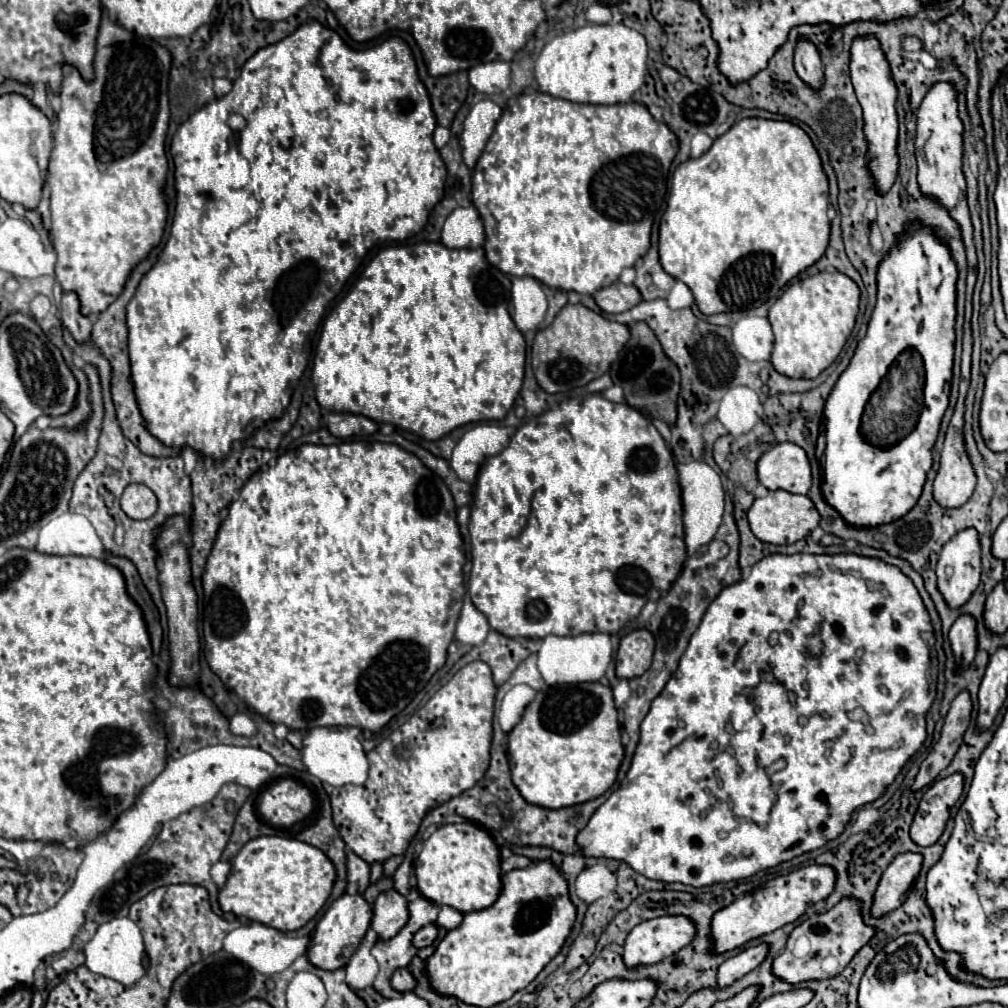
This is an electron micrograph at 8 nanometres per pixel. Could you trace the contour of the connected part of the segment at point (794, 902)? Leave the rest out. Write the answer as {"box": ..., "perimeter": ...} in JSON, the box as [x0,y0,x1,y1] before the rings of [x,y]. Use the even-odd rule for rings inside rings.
{"box":[711,866,835,954],"perimeter":[[[807,866],[799,868],[787,876],[773,878],[765,882],[759,890],[749,892],[737,900],[733,900],[729,906],[717,910],[711,918],[711,942],[713,954],[725,954],[735,948],[741,948],[743,944],[761,938],[769,932],[775,932],[777,928],[795,922],[799,916],[803,916],[813,904],[823,902],[835,886],[835,872],[829,866]]]}

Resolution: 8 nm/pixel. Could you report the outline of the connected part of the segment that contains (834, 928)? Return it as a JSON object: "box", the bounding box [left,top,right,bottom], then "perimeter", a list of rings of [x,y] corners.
{"box":[771,898,873,986],"perimeter":[[[845,898],[831,910],[823,914],[811,914],[807,920],[795,926],[787,938],[785,950],[779,956],[775,956],[771,964],[771,972],[775,974],[775,978],[791,986],[809,980],[833,978],[851,962],[857,950],[871,940],[871,936],[873,936],[873,928],[863,924],[859,902]]]}

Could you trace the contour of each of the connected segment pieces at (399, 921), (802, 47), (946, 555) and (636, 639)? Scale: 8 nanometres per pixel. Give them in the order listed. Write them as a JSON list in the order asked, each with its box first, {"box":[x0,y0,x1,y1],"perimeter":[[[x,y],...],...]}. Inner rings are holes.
[{"box":[371,890,407,940],"perimeter":[[[395,890],[381,892],[373,902],[371,928],[377,932],[381,940],[393,938],[405,926],[407,918],[407,900]]]},{"box":[795,42,823,90],"perimeter":[[[811,42],[797,44],[795,70],[797,70],[797,76],[813,90],[819,90],[819,86],[823,86],[823,64],[821,64],[817,48]]]},{"box":[935,528,981,610],"perimeter":[[[973,528],[959,532],[943,546],[935,572],[937,572],[937,588],[943,600],[947,602],[947,606],[955,610],[967,604],[967,600],[979,586],[979,574],[981,574],[981,548],[977,540],[977,532]]]},{"box":[615,630,655,680],"perimeter":[[[635,630],[623,636],[615,656],[617,678],[631,680],[645,674],[651,666],[653,648],[655,648],[655,640],[649,630]]]}]

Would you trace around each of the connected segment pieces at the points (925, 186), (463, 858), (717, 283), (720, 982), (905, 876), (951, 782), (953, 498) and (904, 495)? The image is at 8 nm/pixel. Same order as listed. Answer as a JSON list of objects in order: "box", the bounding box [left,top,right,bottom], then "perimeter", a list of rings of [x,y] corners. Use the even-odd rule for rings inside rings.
[{"box":[915,84,977,286],"perimeter":[[[935,84],[921,102],[921,108],[917,114],[917,140],[915,140],[915,156],[917,156],[917,166],[919,166],[917,182],[919,182],[919,190],[923,190],[923,196],[933,198],[961,226],[961,238],[963,238],[967,264],[969,264],[967,286],[973,286],[975,276],[977,276],[977,256],[975,256],[975,246],[973,246],[973,226],[971,226],[969,208],[965,200],[965,178],[961,172],[963,124],[957,118],[955,96],[957,94],[949,84]]]},{"box":[413,822,501,914],"perimeter":[[[471,822],[439,826],[423,844],[413,874],[417,880],[415,888],[421,896],[463,914],[491,906],[501,890],[501,858],[497,844],[483,828],[479,830]]]},{"box":[659,118,829,316],"perimeter":[[[743,118],[735,126],[731,126],[721,138],[713,142],[713,146],[701,156],[701,158],[689,158],[687,162],[679,164],[673,172],[673,186],[671,196],[667,202],[667,210],[659,224],[659,260],[663,270],[671,274],[675,280],[681,280],[689,286],[693,292],[695,304],[699,310],[707,316],[721,314],[721,312],[743,312],[757,308],[765,304],[771,298],[777,298],[779,290],[795,278],[799,272],[813,266],[823,254],[829,244],[829,218],[827,218],[827,206],[829,206],[829,184],[827,176],[821,168],[821,158],[817,150],[813,148],[809,136],[795,124],[785,120],[763,120],[763,118]]]},{"box":[717,944,767,988],"perimeter":[[[759,944],[759,946],[751,946],[741,950],[737,956],[727,958],[717,972],[717,986],[719,988],[727,988],[731,986],[735,980],[743,978],[745,974],[749,974],[751,970],[755,970],[763,958],[767,954],[767,944]]]},{"box":[871,854,921,918],"perimeter":[[[899,854],[883,872],[879,886],[873,896],[871,914],[881,918],[893,910],[897,910],[905,900],[907,894],[921,870],[921,854]]]},{"box":[911,774,963,846],"perimeter":[[[951,774],[929,786],[923,794],[917,814],[911,824],[911,840],[919,846],[933,846],[945,830],[951,806],[959,800],[963,792],[963,776]]]},{"box":[933,356,975,508],"perimeter":[[[963,356],[961,358],[961,382],[959,382],[959,398],[957,398],[957,406],[953,410],[953,418],[951,418],[951,424],[947,428],[947,436],[945,436],[945,446],[941,450],[941,462],[939,462],[939,470],[937,470],[937,476],[935,476],[935,482],[933,482],[933,498],[935,502],[939,502],[939,506],[943,508],[959,508],[963,506],[963,502],[967,502],[975,490],[975,472],[971,468],[971,462],[965,454],[965,448],[963,448],[963,434],[961,434],[961,428],[963,428],[963,412],[965,412],[965,394],[967,394],[967,388],[969,388],[969,364],[971,364],[971,356]]]},{"box":[817,222,957,528],"perimeter":[[[917,222],[907,228],[907,232],[899,238],[899,244],[885,256],[877,270],[877,304],[867,334],[859,342],[847,370],[839,376],[825,402],[817,438],[817,460],[823,464],[821,494],[849,526],[867,528],[895,522],[895,518],[903,518],[903,514],[907,514],[907,510],[911,510],[911,506],[919,500],[927,470],[931,470],[933,464],[931,450],[939,434],[939,424],[949,404],[955,342],[955,280],[957,268],[949,248],[933,234],[931,228],[919,226]],[[905,350],[917,352],[923,360],[921,394],[901,394],[901,402],[885,404],[883,398],[875,398],[877,388],[887,376],[891,364]]]}]

